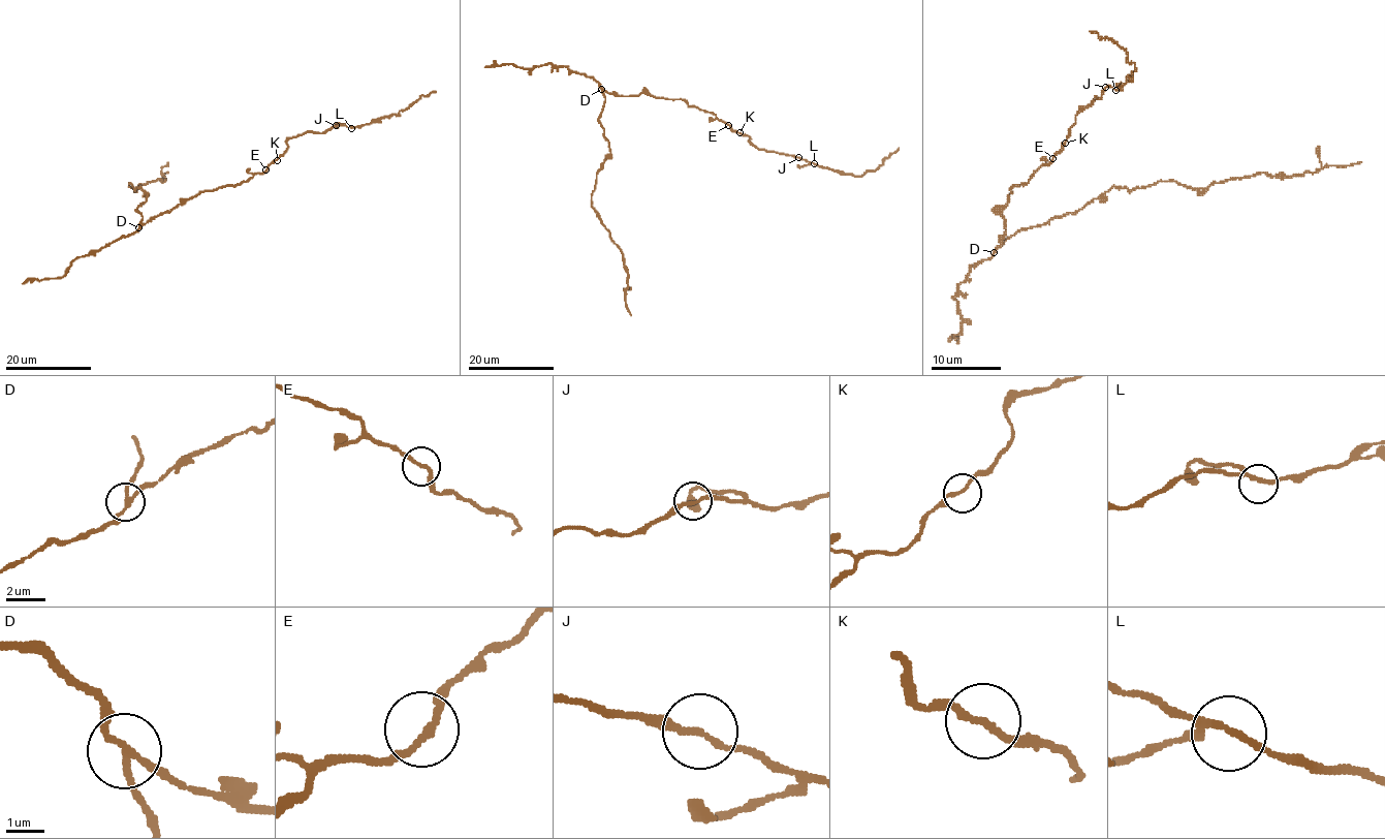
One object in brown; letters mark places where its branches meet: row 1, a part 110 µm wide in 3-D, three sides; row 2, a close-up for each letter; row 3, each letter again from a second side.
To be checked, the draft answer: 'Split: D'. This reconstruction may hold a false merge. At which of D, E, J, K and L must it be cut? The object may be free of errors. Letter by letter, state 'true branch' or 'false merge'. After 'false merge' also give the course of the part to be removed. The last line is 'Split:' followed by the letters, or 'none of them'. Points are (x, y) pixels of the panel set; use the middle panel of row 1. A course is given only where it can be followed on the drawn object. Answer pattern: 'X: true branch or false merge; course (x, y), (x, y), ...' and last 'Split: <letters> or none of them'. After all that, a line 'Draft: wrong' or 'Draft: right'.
D: false merge; course (602, 89), (605, 102), (599, 122), (610, 154), (596, 174), (591, 206), (624, 260), (626, 307), (631, 315)
E: true branch
J: true branch
K: true branch
L: true branch
Split: D
Draft: right

